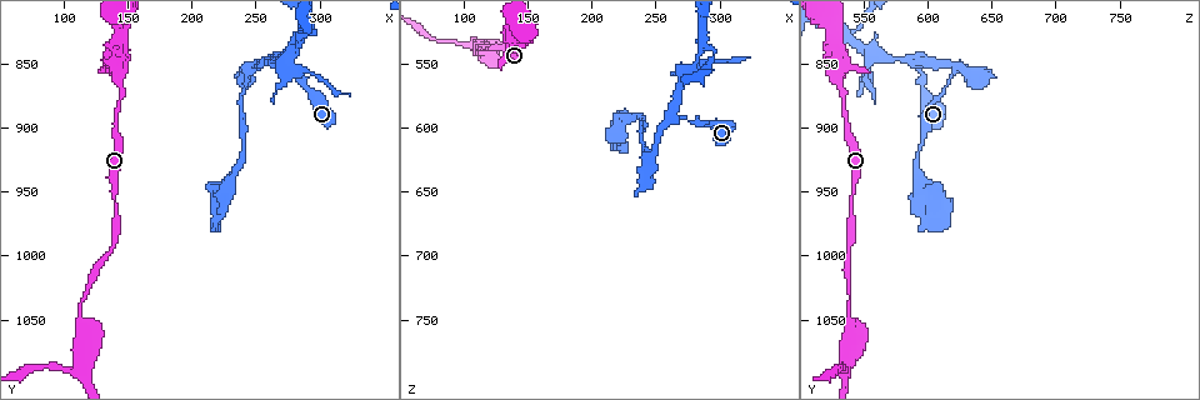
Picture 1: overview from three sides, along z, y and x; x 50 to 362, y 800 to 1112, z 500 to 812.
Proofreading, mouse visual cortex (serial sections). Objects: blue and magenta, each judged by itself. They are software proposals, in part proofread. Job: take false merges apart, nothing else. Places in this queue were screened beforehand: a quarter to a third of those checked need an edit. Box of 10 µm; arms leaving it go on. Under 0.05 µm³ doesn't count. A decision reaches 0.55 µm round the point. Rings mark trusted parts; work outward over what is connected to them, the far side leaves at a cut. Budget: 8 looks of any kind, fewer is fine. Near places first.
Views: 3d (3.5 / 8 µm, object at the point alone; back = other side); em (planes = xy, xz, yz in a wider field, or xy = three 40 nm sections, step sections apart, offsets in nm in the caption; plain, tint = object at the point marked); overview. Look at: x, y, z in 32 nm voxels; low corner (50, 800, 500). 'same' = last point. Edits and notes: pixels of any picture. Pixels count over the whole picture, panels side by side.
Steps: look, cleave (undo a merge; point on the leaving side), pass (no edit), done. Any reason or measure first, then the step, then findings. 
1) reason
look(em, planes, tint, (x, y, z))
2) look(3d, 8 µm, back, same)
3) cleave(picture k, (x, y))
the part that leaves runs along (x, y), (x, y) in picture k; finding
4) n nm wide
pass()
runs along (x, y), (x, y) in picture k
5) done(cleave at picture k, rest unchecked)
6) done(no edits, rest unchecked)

look(3d, 3.5 µm, (248, 852, 622))

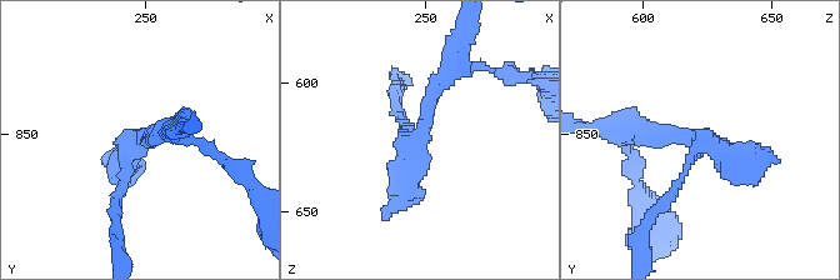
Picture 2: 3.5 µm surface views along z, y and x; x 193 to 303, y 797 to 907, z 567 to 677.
shape alone is not enough
look(em, xy, step 3, tint, (247, 853, 621))

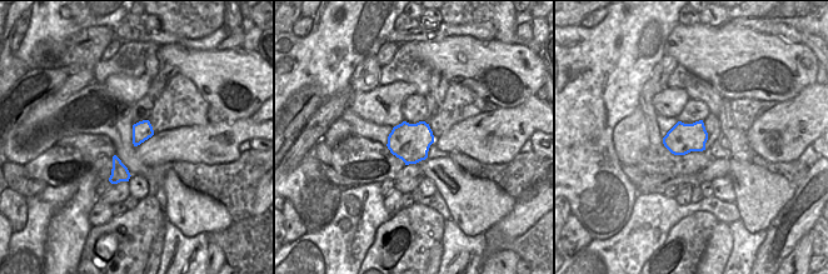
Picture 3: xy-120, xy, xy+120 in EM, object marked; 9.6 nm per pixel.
pass()
runs along (176, 131), (134, 146), (115, 208) in picture 2; one cell here

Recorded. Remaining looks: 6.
a fork
look(3d, 3.5 µm, back, (270, 848, 560))

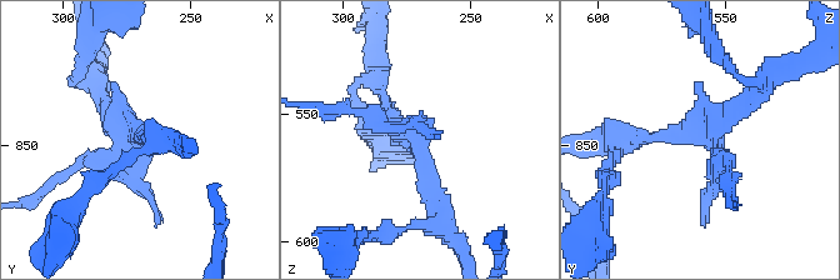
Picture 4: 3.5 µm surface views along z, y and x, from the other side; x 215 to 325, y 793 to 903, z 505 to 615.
now the EM
look(em, xy, step 2, plain, (271, 845, 560))

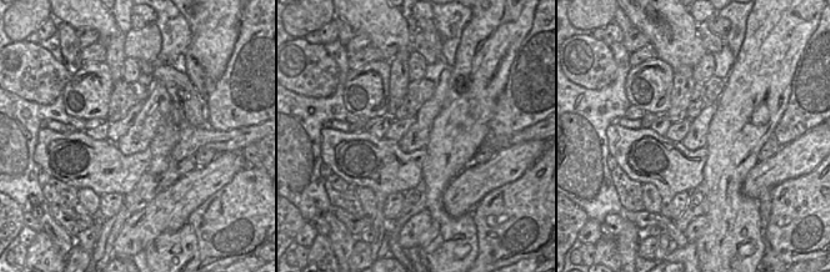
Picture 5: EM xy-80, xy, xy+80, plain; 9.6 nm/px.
look(em, xy, step 2, tint, same)

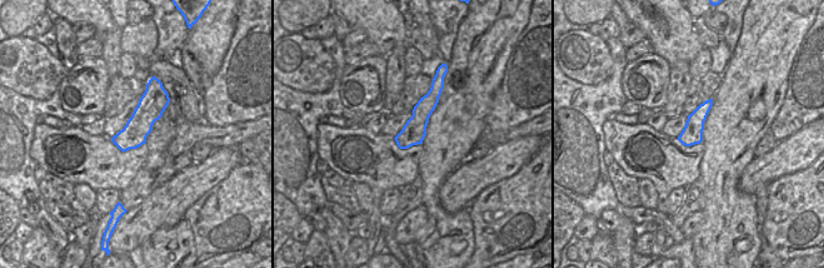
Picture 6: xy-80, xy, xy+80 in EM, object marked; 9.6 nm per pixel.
cleave(picture 4, (706, 198))
the part that leaves runs along (718, 149), (730, 191) in picture 4; two cells meet here

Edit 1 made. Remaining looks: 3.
redraw
look(overview)

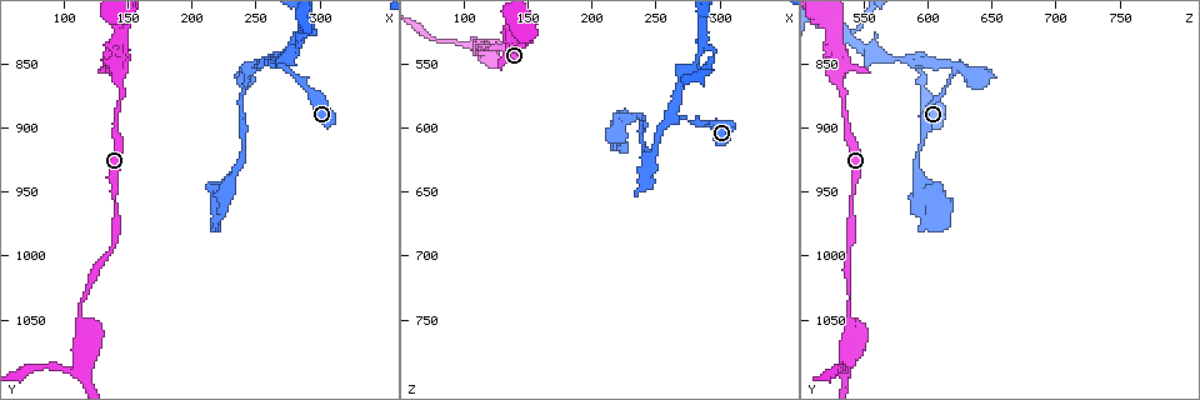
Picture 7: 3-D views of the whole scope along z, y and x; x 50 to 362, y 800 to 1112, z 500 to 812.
thin neck
look(3d, 3.5 µm, (136, 994, 538))

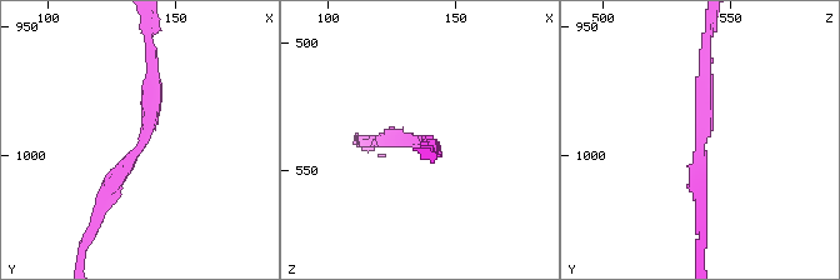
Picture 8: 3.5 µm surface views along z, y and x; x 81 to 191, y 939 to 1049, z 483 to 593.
arms of 200, 200 nm; now the EM
look(em, planes, tint, (137, 997, 538))

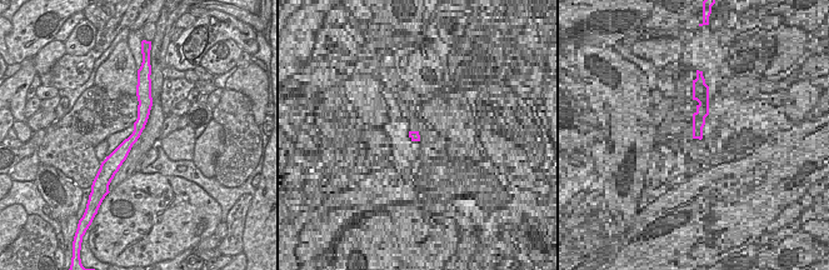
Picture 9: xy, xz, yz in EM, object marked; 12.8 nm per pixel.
pass()
runs along (151, 60), (148, 136), (98, 216) in picture 8; one cell here

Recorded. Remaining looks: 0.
done(cleave at picture 4, rest unchecked)

